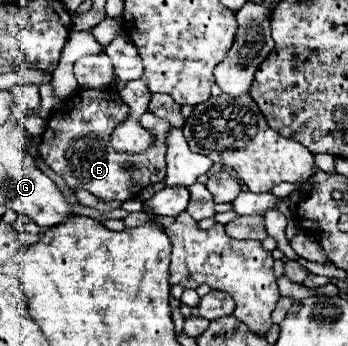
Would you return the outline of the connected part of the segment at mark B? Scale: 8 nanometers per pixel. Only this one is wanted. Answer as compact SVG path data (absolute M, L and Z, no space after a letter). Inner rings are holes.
M80 90L76 98L66 104L54 108L52 116L48 118L46 132L42 134L40 142L40 156L44 162L66 180L72 190L88 190L100 200L130 200L140 194L152 182L166 180L166 132L170 124L152 112L142 116L142 126L146 130L154 130L154 146L144 150L142 154L122 154L110 146L110 130L128 118L130 108L120 98L116 90ZM134 162L138 168L134 172L126 170L124 166Z

